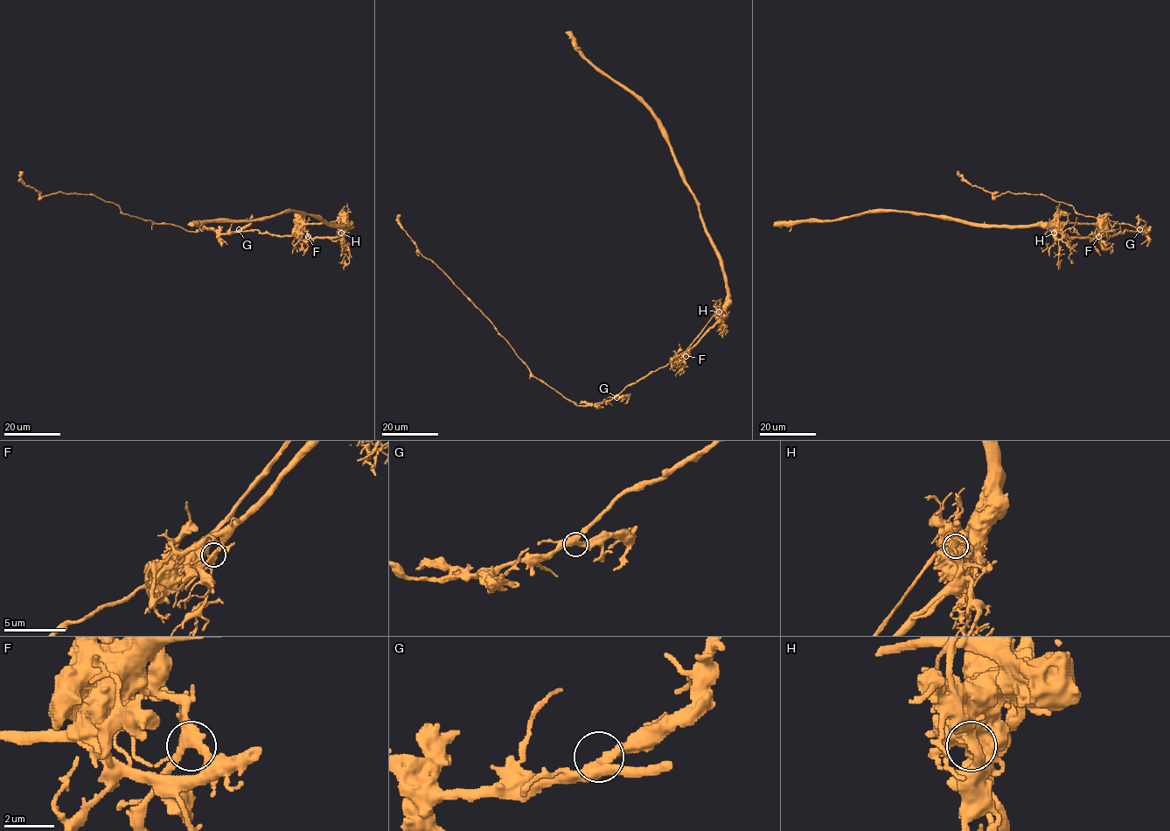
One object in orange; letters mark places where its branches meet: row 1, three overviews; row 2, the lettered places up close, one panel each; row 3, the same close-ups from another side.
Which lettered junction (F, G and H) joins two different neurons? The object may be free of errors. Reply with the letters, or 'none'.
H

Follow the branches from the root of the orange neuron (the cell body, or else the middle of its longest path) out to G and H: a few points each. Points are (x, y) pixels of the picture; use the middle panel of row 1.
G: (679, 357), (630, 383), (616, 397)
H: (679, 357), (683, 359), (719, 320), (720, 312)

